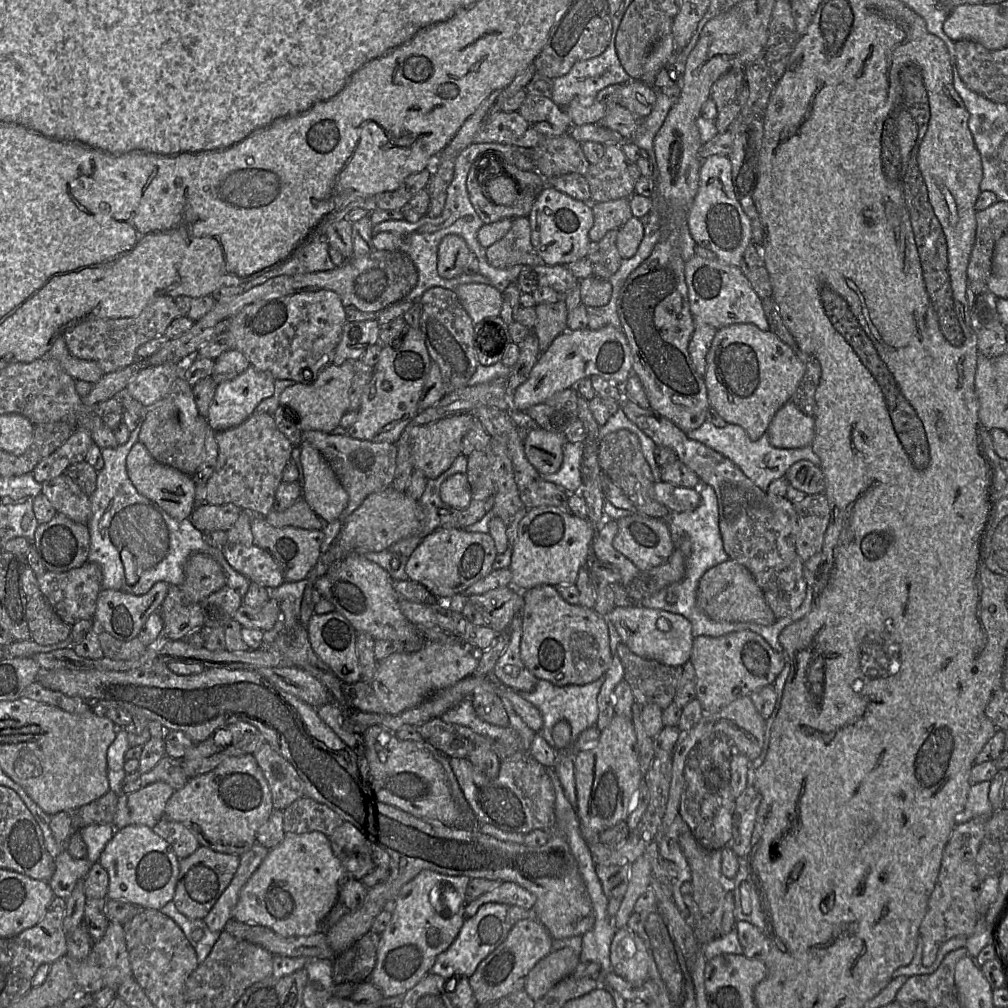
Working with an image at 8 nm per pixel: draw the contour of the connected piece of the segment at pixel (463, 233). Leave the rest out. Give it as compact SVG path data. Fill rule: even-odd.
M472 143L472 144L470 144L468 147L466 147L466 148L459 154L459 156L458 156L458 157L456 158L456 160L455 160L453 179L452 179L451 183L449 184L448 188L446 189L446 195L447 195L447 197L446 197L445 205L444 205L444 208L443 208L442 213L441 213L438 217L436 217L436 218L431 218L431 217L428 217L428 216L424 215L424 216L422 216L422 217L420 218L420 220L418 220L418 221L415 222L415 223L411 223L411 222L408 222L408 221L406 221L406 220L393 220L393 221L384 221L384 222L381 222L381 223L379 223L379 224L373 225L373 227L372 227L372 232L373 232L374 235L375 235L375 234L378 234L378 233L380 233L380 232L396 232L396 233L399 233L399 234L402 234L402 235L406 235L407 237L409 237L409 244L408 244L408 245L404 244L404 247L401 247L401 248L399 249L399 251L405 252L405 253L411 258L411 260L413 261L413 263L414 263L414 265L415 265L415 267L416 267L416 269L417 269L417 271L418 271L418 281L417 281L416 286L415 286L402 300L400 300L400 301L398 301L398 302L395 302L394 304L399 304L399 303L401 303L402 301L418 302L419 299L421 298L421 296L423 295L423 293L424 293L426 290L428 290L428 289L430 289L430 288L433 288L433 287L442 287L442 288L446 288L446 289L449 289L449 290L452 290L452 291L455 292L455 289L456 289L459 285L465 284L465 282L473 282L473 275L467 275L467 274L465 274L465 273L462 273L462 274L460 274L460 275L458 275L458 276L456 276L456 277L454 277L454 278L451 278L451 279L444 279L444 278L442 278L442 277L439 276L439 274L438 274L438 272L437 272L438 246L439 246L439 243L441 242L441 240L442 240L446 235L449 235L449 234L458 235L458 236L460 236L461 238L463 238L463 239L465 240L465 242L466 242L467 246L469 247L470 251L471 251L471 252L477 257L477 259L478 259L478 263L479 263L479 272L478 272L478 273L481 274L481 275L483 275L483 276L485 276L485 277L487 277L487 278L490 280L490 285L493 286L493 287L495 287L499 292L501 292L501 294L503 294L504 290L505 290L511 283L514 283L514 282L517 281L518 276L519 276L519 274L520 274L520 272L522 271L522 269L523 269L524 266L522 266L522 265L515 265L515 266L510 267L510 268L507 268L507 269L499 269L499 268L495 268L495 267L491 266L491 265L487 262L487 259L486 259L486 248L482 247L482 246L480 245L480 243L478 242L478 240L477 240L477 232L478 232L478 230L484 225L484 223L481 221L481 219L480 219L480 218L478 217L478 215L476 214L476 212L475 212L475 210L474 210L474 208L473 208L473 206L472 206L472 204L471 204L471 202L470 202L470 200L469 200L469 195L468 195L467 187L466 187L466 180L467 180L467 176L468 176L468 173L469 173L469 170L470 170L471 166L472 166L474 163L476 163L476 161L477 161L477 163L479 163L480 158L481 158L481 157L485 157L485 155L486 155L486 156L488 157L488 158L486 158L486 159L487 159L487 162L490 162L490 163L491 163L491 166L488 167L488 169L491 170L491 173L489 173L489 175L492 175L491 177L488 177L488 178L487 178L487 179L488 179L488 184L489 184L489 182L494 178L494 176L500 173L500 168L502 168L503 165L513 164L513 155L514 155L514 152L515 152L515 151L519 151L519 150L524 150L524 152L529 152L529 151L530 151L530 149L517 148L517 146L509 146L509 145L505 145L505 144L499 144L499 143Z

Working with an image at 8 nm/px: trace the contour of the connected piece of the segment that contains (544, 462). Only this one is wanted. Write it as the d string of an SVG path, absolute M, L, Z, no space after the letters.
M542 427L524 432L524 452L528 461L540 474L557 472L563 462L563 446L568 442L564 433Z

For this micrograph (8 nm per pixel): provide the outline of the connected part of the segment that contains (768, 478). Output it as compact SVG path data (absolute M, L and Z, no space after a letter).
M706 420L698 429L691 430L686 435L729 458L749 479L765 491L774 480L786 477L788 470L798 461L809 460L820 466L820 458L814 452L812 446L794 449L777 448L771 444L767 433L758 440L752 440L745 429L736 424L717 427Z

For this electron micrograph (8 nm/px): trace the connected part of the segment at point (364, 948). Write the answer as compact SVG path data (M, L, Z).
M370 930L349 948L335 956L332 960L334 984L361 983L369 980L377 960L380 935Z

